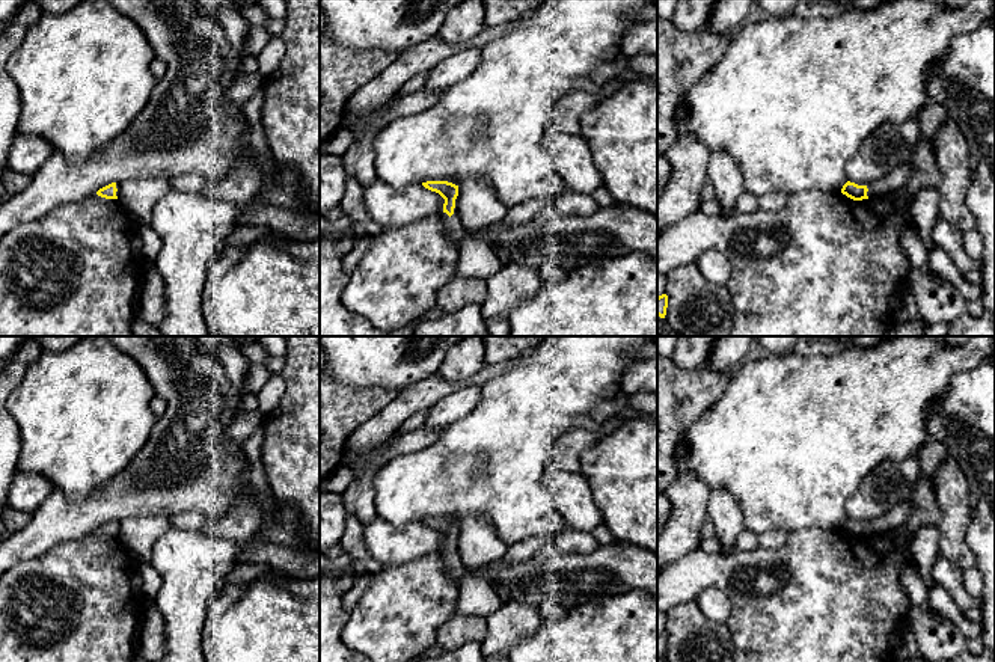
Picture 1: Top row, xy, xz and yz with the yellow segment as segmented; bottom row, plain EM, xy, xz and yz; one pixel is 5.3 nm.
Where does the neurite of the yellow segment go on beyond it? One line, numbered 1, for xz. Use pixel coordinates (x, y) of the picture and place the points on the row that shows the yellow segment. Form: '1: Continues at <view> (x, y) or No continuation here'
1: Continues at xz (454, 226)

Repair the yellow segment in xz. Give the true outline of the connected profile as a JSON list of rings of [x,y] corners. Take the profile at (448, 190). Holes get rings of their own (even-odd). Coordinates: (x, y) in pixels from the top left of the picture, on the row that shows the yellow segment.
[[[427,181],[422,185],[445,199],[442,220],[446,226],[448,240],[458,247],[464,234],[464,226],[458,216],[458,185],[448,181]]]

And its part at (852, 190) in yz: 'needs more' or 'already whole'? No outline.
needs more

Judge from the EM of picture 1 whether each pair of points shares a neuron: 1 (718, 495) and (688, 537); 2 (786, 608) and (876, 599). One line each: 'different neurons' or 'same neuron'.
1: different neurons
2: same neuron

